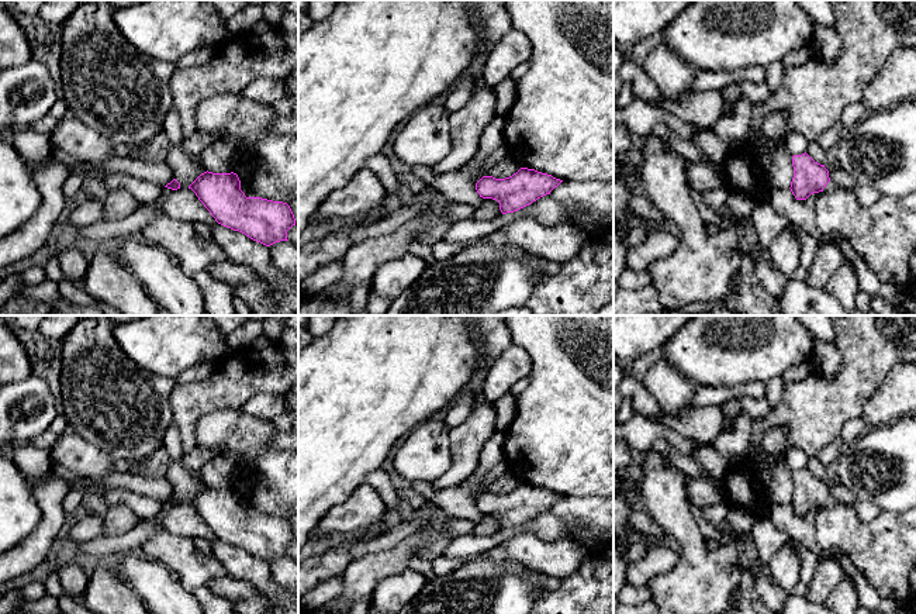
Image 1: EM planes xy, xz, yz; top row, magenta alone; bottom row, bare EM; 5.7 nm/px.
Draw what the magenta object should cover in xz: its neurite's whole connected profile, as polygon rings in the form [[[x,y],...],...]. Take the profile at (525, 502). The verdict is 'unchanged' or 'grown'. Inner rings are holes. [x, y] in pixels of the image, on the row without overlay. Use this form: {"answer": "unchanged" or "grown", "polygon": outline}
{"answer": "unchanged", "polygon": [[[521,483],[505,494],[483,491],[476,499],[476,506],[483,514],[500,518],[502,530],[518,527],[537,514],[550,510],[563,496],[535,484]]]}

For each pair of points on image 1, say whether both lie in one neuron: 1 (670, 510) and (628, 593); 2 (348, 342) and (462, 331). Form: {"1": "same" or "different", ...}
{"1": "different", "2": "same"}

